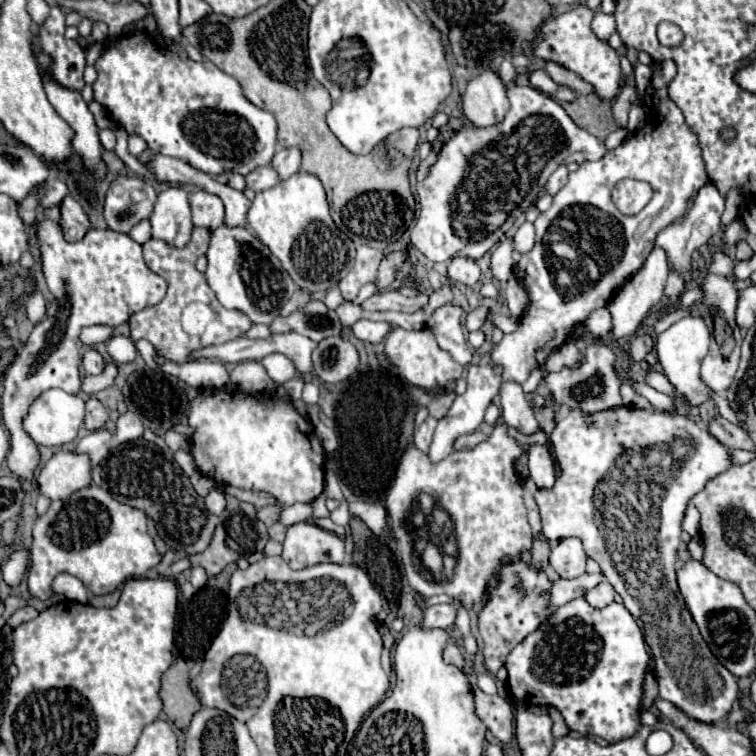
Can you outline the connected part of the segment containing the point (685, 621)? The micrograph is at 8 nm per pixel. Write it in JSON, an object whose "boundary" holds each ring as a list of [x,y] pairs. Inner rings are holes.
{"boundary":[[[634,406],[602,410],[586,416],[580,408],[574,408],[562,420],[558,420],[554,432],[550,434],[550,444],[552,456],[556,450],[554,460],[560,468],[560,474],[552,488],[538,488],[534,496],[542,514],[542,536],[546,540],[562,540],[570,536],[582,540],[586,554],[600,564],[606,580],[622,596],[626,610],[644,622],[644,638],[652,650],[654,672],[660,684],[660,698],[676,704],[694,720],[710,724],[722,722],[738,698],[738,682],[736,676],[732,676],[706,646],[692,614],[684,604],[682,594],[678,592],[674,564],[680,546],[680,524],[684,510],[690,498],[712,476],[718,476],[730,468],[732,456],[728,448],[688,416],[676,412],[640,410]],[[654,520],[658,526],[656,550],[660,556],[652,556]]]}

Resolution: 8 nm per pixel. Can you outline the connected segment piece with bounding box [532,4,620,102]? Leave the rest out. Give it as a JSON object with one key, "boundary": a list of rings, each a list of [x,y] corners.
{"boundary":[[[578,4],[568,12],[550,16],[540,26],[540,34],[532,44],[532,56],[542,60],[554,60],[566,70],[572,70],[582,80],[594,86],[594,94],[598,94],[602,102],[612,102],[614,96],[620,92],[620,60],[616,50],[592,32],[590,28],[592,18],[594,18],[594,12],[584,4]]]}

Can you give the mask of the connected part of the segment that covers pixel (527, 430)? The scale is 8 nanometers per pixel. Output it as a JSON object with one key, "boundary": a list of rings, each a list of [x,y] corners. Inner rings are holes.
{"boundary":[[[504,382],[500,386],[500,404],[502,404],[502,418],[508,426],[516,426],[524,434],[532,434],[538,430],[532,404],[526,398],[520,384]]]}

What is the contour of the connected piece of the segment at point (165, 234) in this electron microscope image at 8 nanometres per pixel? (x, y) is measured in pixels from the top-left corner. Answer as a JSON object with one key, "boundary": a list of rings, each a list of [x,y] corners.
{"boundary":[[[166,188],[158,194],[150,216],[152,238],[166,242],[172,248],[184,248],[190,242],[194,224],[190,220],[188,194],[182,188]]]}

